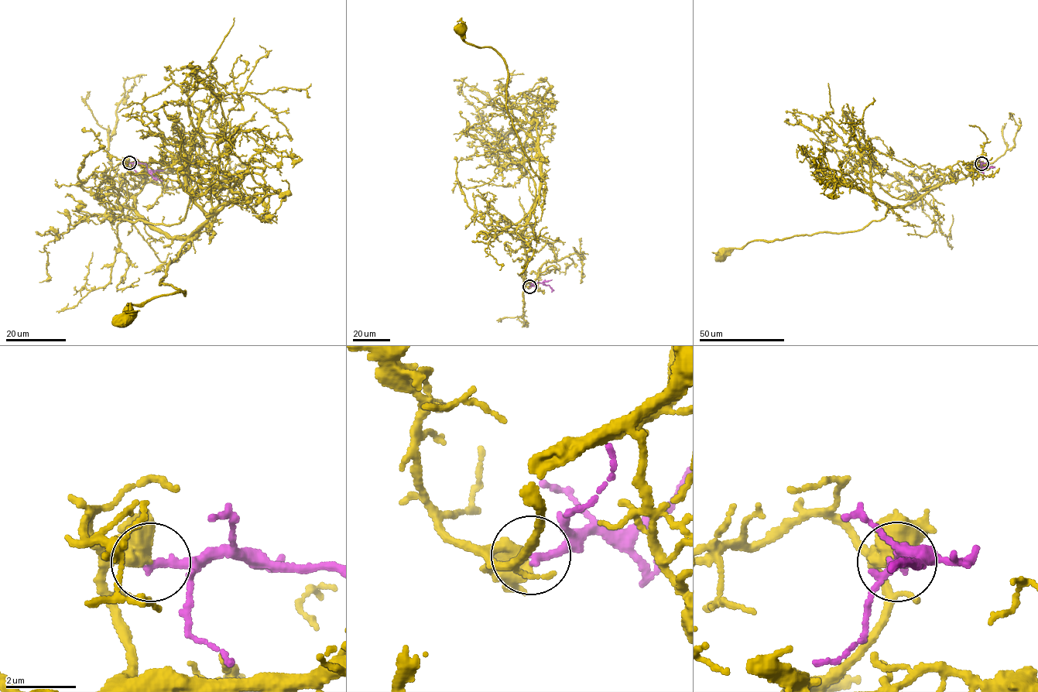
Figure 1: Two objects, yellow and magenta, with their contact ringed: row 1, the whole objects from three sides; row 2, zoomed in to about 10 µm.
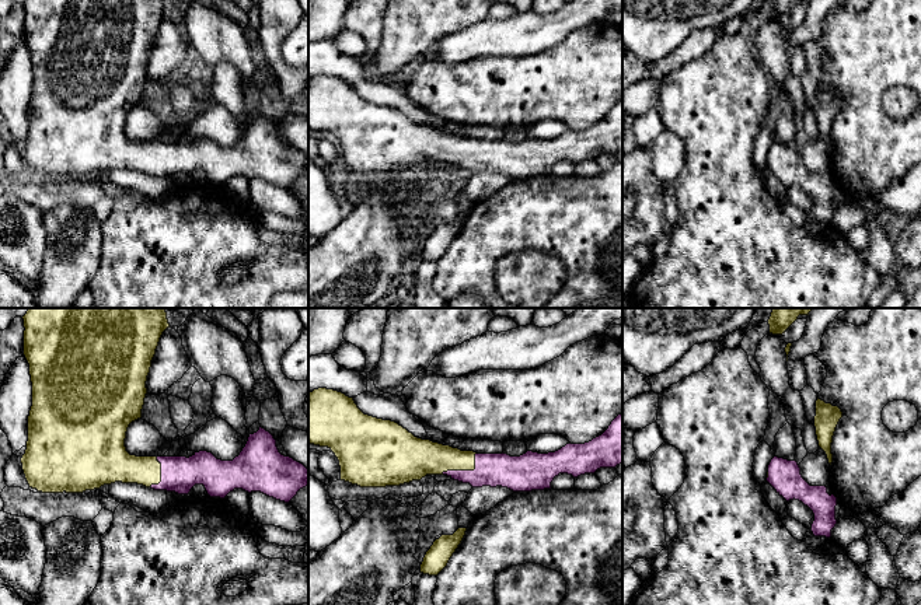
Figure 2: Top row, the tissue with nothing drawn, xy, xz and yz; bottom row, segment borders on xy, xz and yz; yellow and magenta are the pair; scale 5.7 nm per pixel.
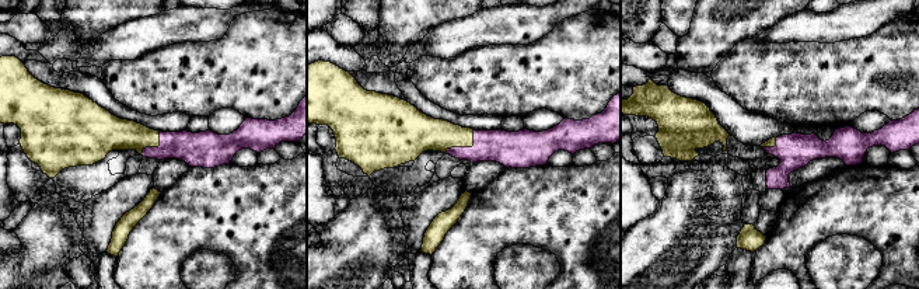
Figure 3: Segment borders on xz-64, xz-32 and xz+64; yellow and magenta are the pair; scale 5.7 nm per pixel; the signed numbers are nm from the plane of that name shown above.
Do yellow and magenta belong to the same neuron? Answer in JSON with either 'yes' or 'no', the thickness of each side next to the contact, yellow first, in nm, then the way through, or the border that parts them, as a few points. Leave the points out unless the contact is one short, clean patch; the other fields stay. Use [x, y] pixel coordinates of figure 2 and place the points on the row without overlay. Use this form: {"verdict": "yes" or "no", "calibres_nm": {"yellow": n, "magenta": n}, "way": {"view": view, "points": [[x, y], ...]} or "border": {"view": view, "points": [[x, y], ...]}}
{"verdict": "yes", "calibres_nm": {"yellow": 200, "magenta": 190}, "way": {"view": "xz", "points": [[425, 143], [452, 147], [466, 156], [491, 156]]}}

